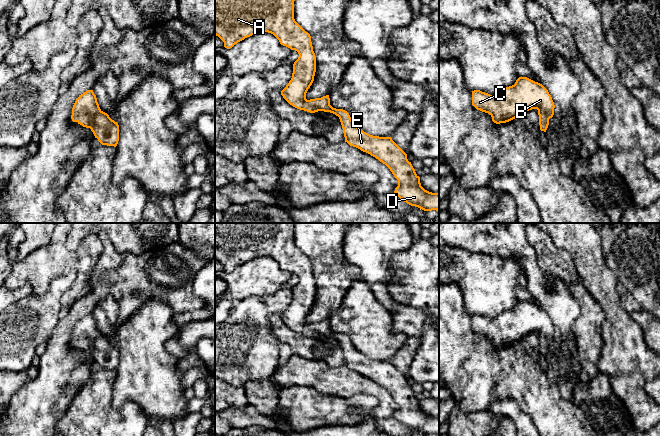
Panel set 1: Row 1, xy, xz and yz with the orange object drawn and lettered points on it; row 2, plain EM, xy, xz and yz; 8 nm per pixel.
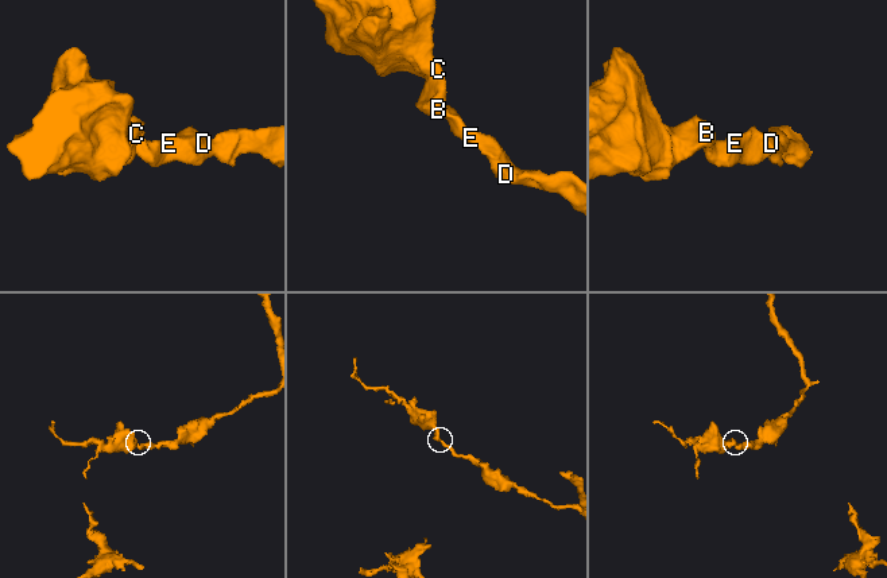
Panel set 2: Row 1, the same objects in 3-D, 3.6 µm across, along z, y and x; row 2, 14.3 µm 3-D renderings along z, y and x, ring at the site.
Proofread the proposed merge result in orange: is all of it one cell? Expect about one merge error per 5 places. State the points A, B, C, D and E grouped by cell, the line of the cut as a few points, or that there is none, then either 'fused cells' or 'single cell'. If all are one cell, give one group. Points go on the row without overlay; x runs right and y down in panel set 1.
A B C D E | no cut | single cell

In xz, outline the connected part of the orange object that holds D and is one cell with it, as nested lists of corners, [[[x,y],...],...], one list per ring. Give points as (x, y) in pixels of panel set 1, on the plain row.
[[[215,223],[215,259],[223,266],[227,273],[256,257],[268,256],[273,258],[281,269],[298,276],[299,281],[293,288],[292,302],[281,315],[283,322],[293,331],[310,337],[318,335],[330,336],[339,341],[345,366],[363,376],[370,378],[385,388],[394,401],[398,410],[394,417],[404,426],[424,435],[439,434],[439,417],[425,414],[420,407],[407,378],[392,364],[391,361],[373,360],[357,351],[349,337],[343,333],[336,333],[330,329],[329,319],[321,322],[306,323],[306,317],[314,305],[316,296],[316,280],[313,275],[311,260],[294,243],[295,223]]]

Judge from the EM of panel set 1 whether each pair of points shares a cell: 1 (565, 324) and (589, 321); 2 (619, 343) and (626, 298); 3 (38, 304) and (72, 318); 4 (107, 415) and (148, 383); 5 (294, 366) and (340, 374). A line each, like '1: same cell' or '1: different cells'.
1: different cells
2: different cells
3: different cells
4: different cells
5: same cell

